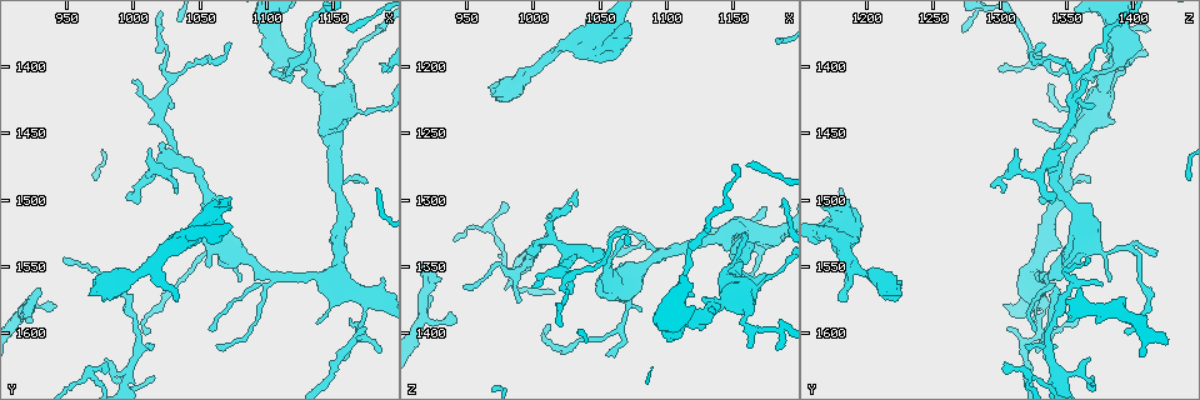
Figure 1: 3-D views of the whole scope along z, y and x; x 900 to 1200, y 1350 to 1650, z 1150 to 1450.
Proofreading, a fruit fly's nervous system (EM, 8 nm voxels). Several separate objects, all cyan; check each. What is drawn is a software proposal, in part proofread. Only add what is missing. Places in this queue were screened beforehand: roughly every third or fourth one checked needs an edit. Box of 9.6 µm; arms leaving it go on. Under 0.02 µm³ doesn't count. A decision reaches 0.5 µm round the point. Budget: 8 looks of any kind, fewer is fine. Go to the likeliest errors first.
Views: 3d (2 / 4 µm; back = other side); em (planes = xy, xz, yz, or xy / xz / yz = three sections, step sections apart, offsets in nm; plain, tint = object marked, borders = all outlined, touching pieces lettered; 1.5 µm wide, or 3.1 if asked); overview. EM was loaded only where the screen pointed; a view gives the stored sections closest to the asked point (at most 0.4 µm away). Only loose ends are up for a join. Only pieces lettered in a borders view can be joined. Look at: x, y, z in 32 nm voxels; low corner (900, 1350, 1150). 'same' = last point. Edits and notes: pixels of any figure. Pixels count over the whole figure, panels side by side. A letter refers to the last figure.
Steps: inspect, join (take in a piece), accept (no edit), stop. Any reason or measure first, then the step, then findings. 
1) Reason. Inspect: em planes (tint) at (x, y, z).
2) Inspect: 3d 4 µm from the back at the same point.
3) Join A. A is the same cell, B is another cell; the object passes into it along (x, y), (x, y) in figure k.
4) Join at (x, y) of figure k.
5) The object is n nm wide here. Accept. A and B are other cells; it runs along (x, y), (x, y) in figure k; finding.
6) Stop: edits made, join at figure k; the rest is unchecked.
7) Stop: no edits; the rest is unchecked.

Branch stops here. Inspect: 3d 4 µm at (1022, 1458, 1350).

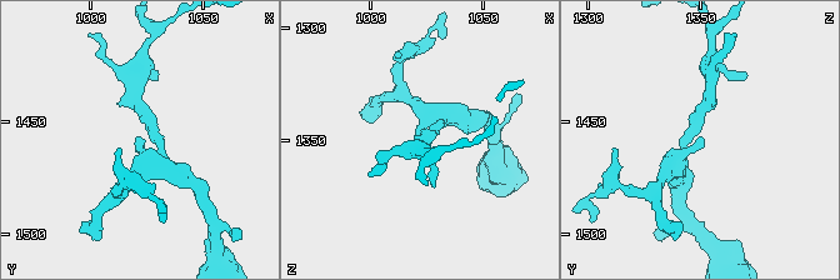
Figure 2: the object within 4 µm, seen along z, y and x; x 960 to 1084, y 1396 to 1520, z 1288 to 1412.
Inspect: em planes (borders) at (1020, 1456, 1351).

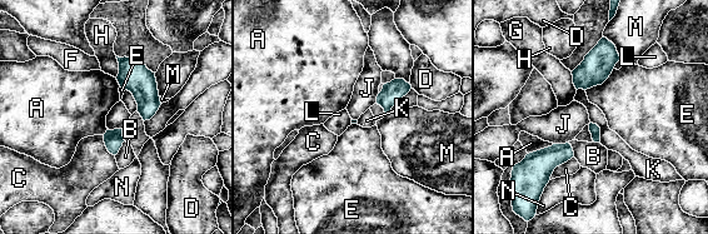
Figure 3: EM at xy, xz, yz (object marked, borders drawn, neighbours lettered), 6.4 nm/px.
Accept. A, B, C, D, E, F, G, H, J, K, L, M and N are other cells; a border runs along (613, 68), (601, 84), (586, 90) in figure 3; no lettered piece goes on from it.

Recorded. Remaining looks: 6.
An open end. Inspect: em xy step 8 (borders) at (936, 1580, 1384).

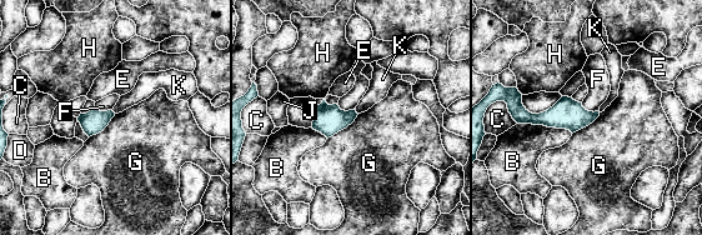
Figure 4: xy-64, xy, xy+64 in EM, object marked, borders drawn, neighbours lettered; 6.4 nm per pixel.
The object is 150 nm wide here. Accept. B, C, D, E, F, G, H, J and K are other cells; no lettered piece goes on from it.

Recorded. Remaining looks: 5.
Branch stops here. Inspect: em planes (borders) at (1032, 1576, 1182).

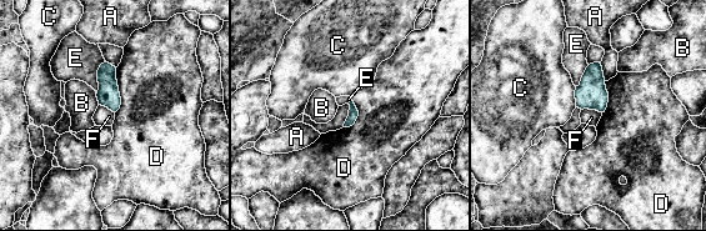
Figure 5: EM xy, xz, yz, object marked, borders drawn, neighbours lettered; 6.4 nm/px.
The longest contact is with D, 300 nm. Accept. A, B, C, D, E and F are other cells; a border runs along (349, 104), (349, 115), (343, 126) in figure 5; no lettered piece goes on from it.

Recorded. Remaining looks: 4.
Stop: no edits; the rest is unchecked.

